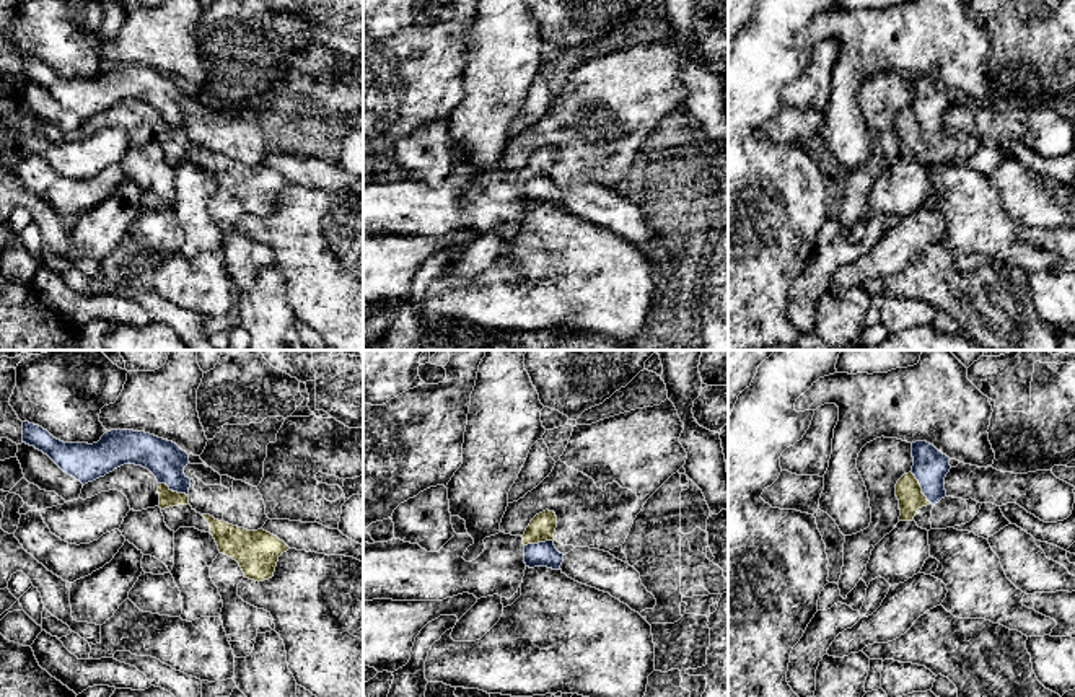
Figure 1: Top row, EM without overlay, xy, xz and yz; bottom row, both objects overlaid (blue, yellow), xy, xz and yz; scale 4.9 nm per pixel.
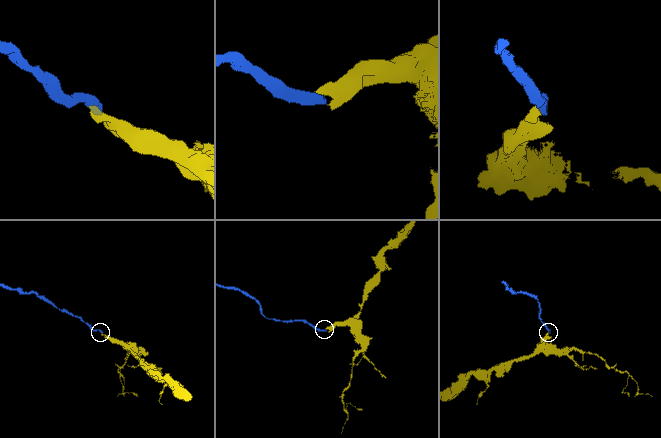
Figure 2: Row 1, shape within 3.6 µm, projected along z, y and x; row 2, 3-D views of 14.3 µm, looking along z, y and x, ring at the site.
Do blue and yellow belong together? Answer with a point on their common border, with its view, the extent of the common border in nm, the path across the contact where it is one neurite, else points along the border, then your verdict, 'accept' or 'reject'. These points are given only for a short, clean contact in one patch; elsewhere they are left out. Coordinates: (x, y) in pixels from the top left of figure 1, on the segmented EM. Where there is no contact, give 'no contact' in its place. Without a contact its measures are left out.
yz (922, 489) | 190 nm | along yz (911, 473), (921, 492), (932, 504) | reject

